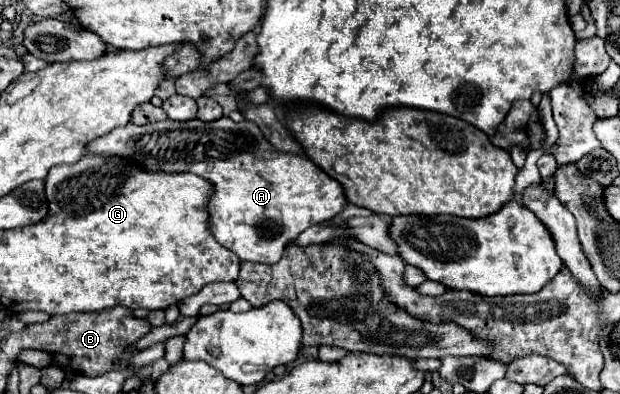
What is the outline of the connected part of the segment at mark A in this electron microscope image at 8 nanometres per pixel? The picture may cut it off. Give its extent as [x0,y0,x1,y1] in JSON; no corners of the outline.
[89,117,347,263]

